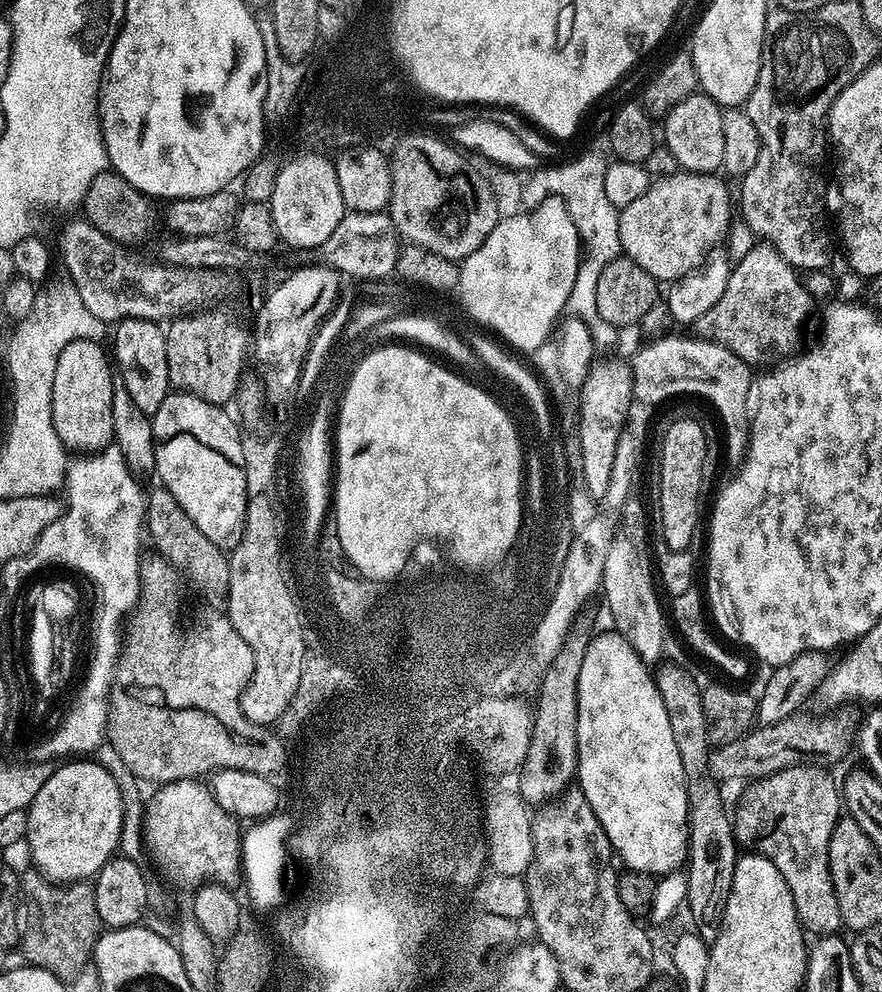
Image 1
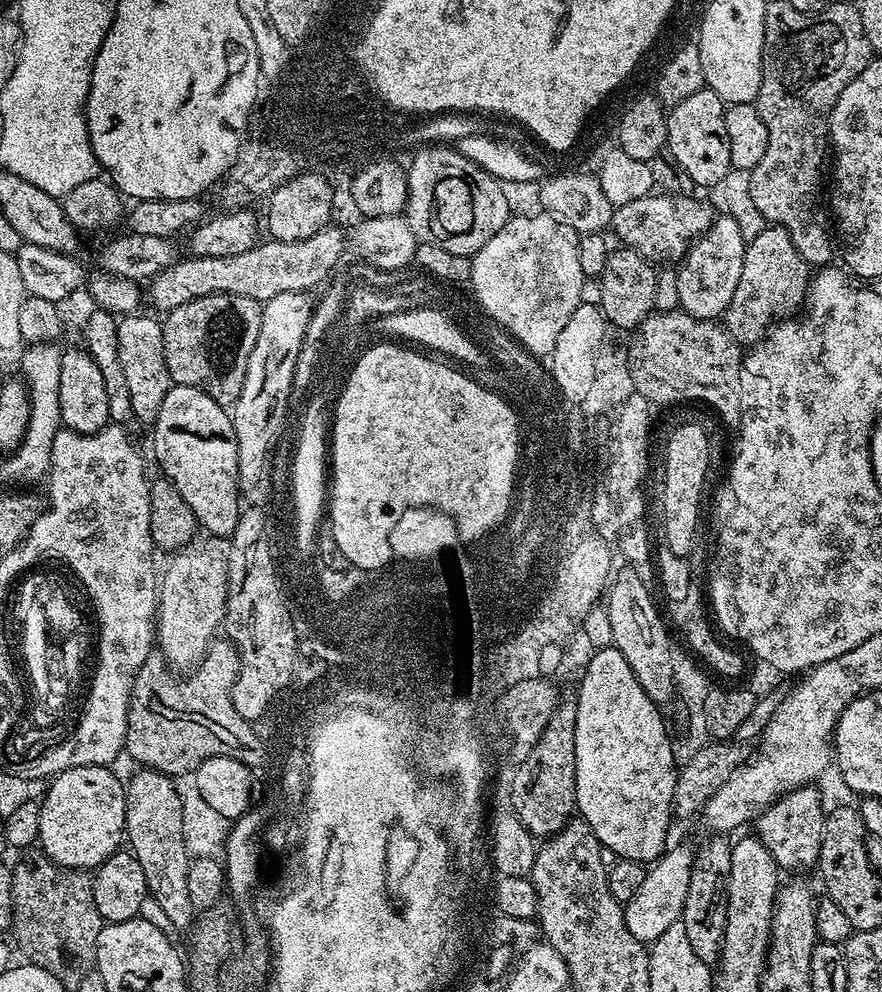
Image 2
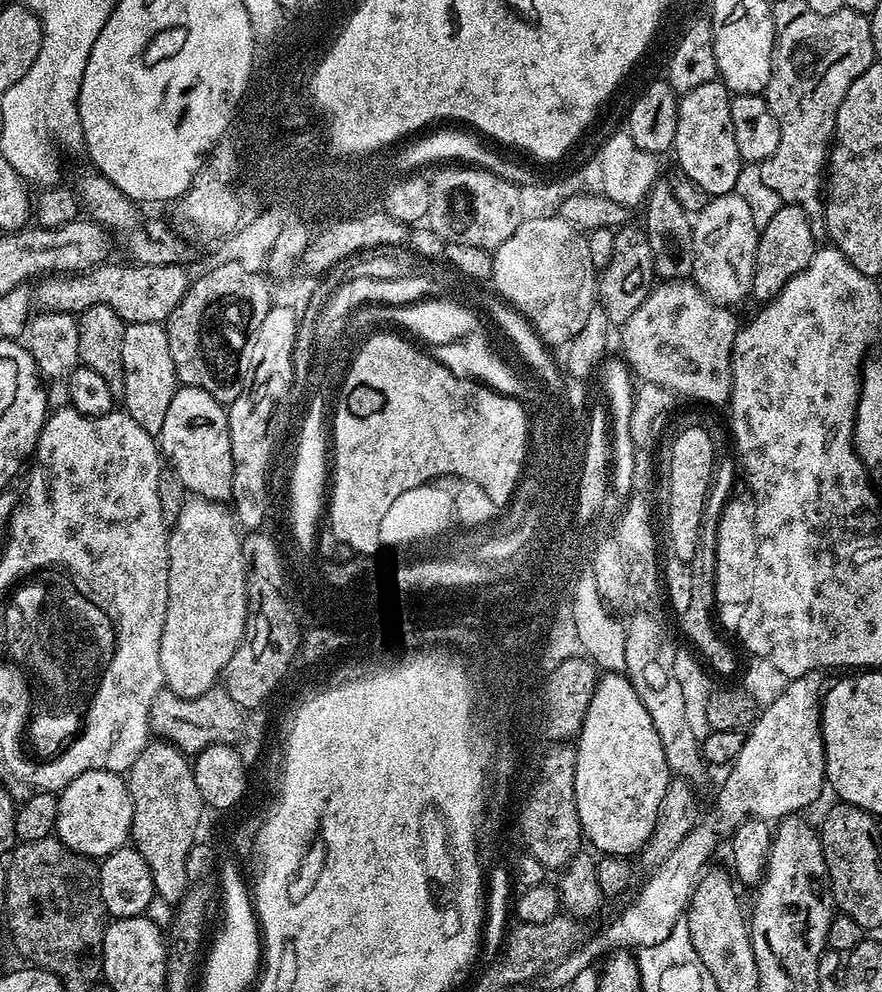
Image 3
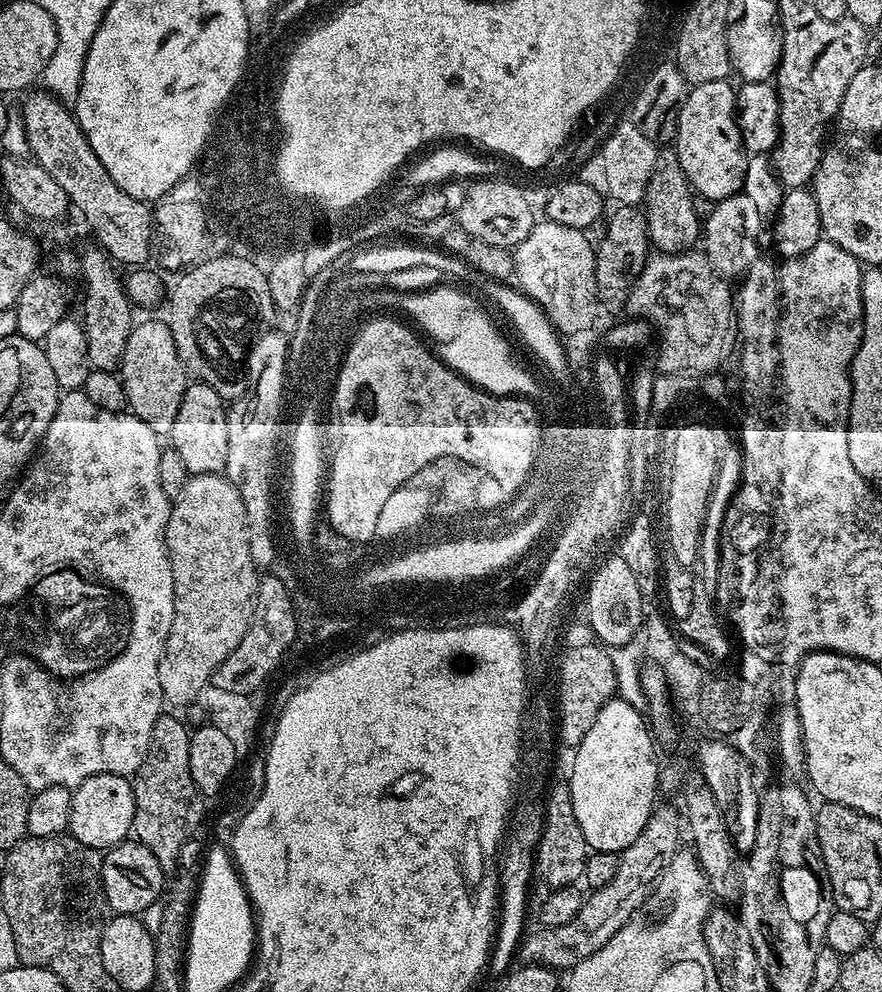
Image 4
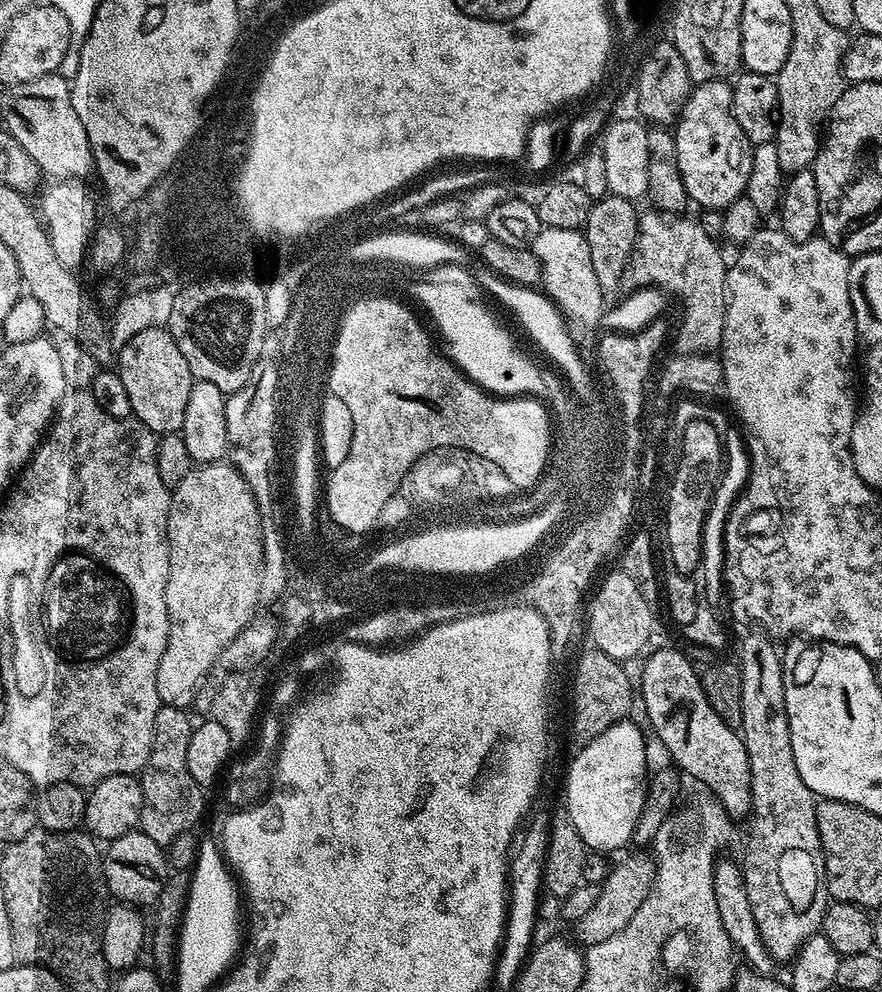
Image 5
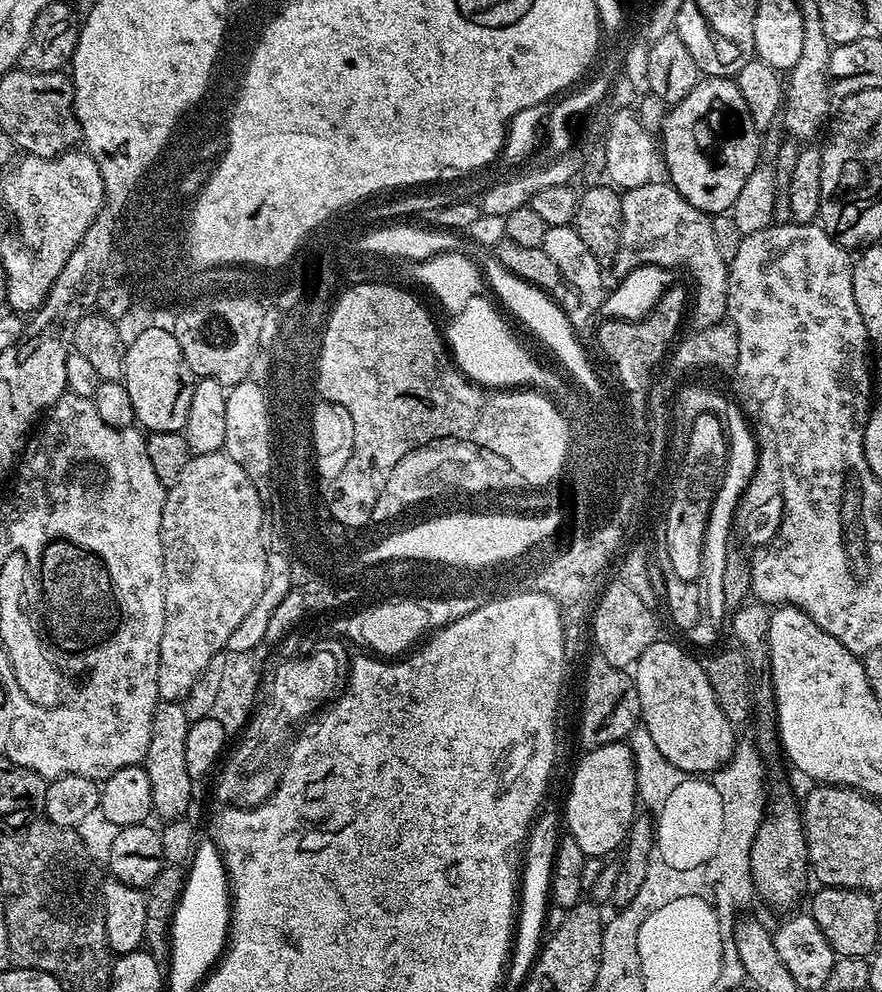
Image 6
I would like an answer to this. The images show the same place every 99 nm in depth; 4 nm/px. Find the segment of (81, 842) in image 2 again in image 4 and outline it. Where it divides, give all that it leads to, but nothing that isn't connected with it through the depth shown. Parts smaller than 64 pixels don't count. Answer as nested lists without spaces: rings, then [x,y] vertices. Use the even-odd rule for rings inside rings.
[[[94,774],[83,780],[72,793],[68,832],[91,848],[107,850],[129,839],[136,799],[132,793],[133,781],[118,774]]]

